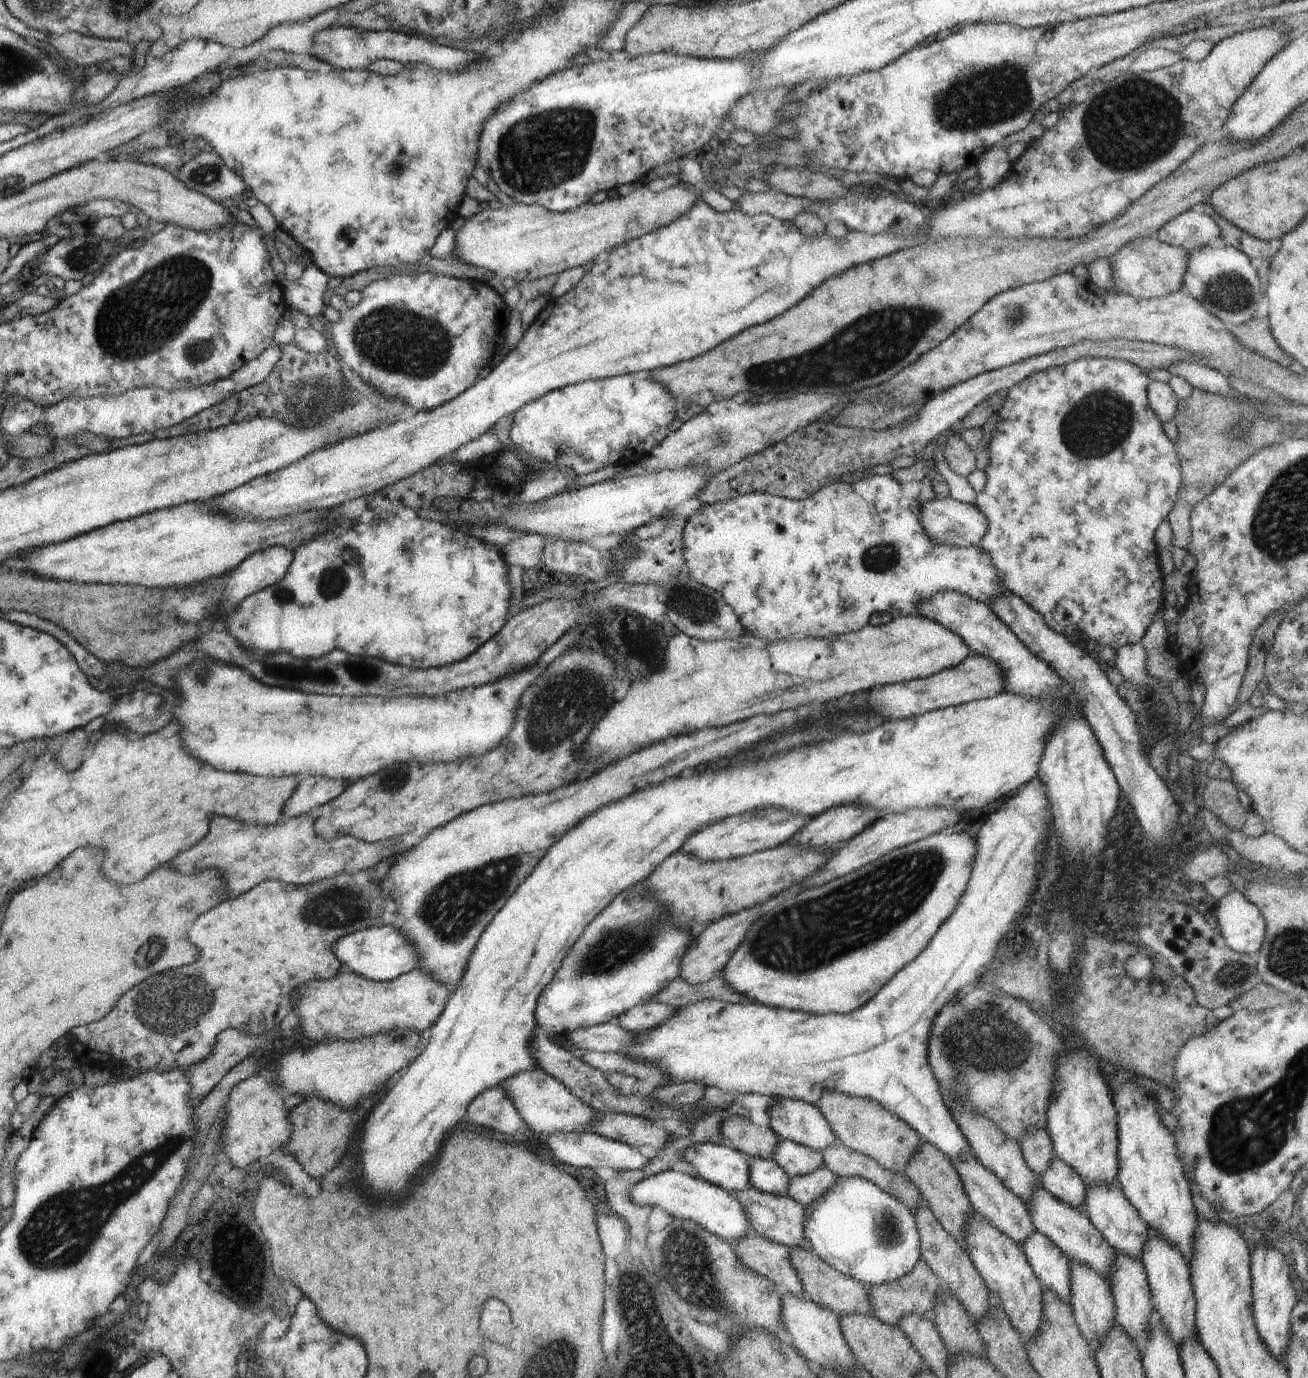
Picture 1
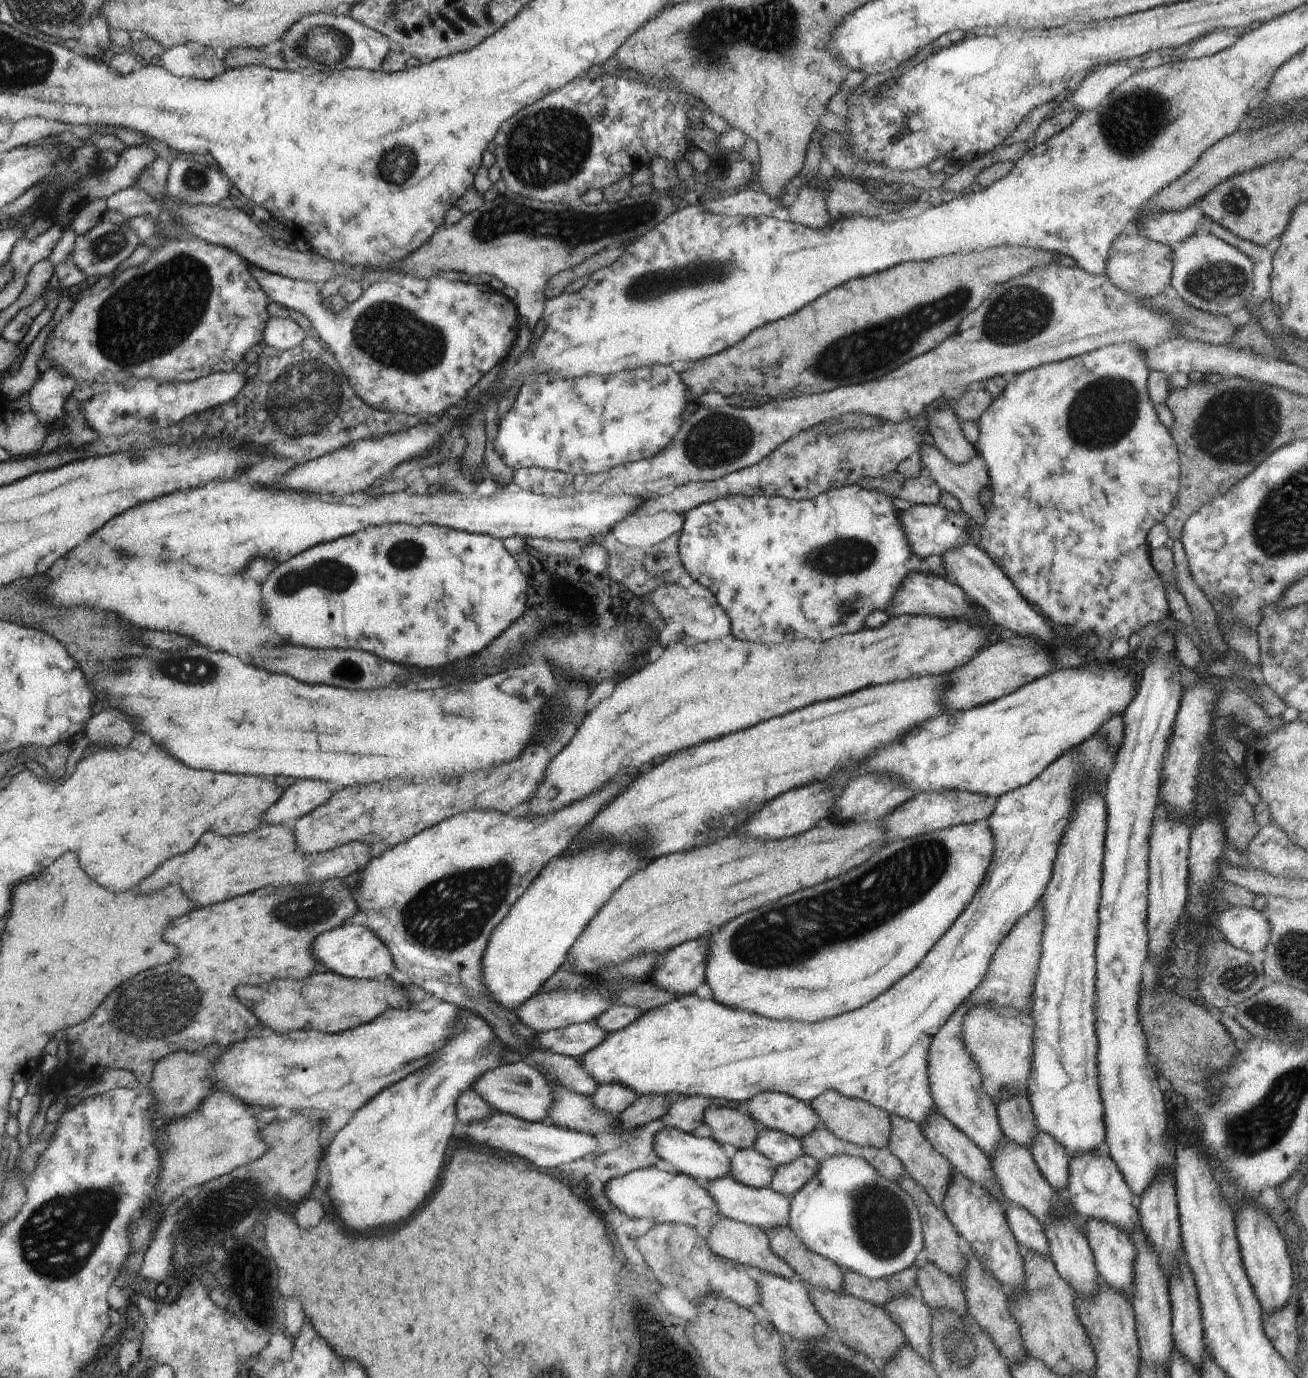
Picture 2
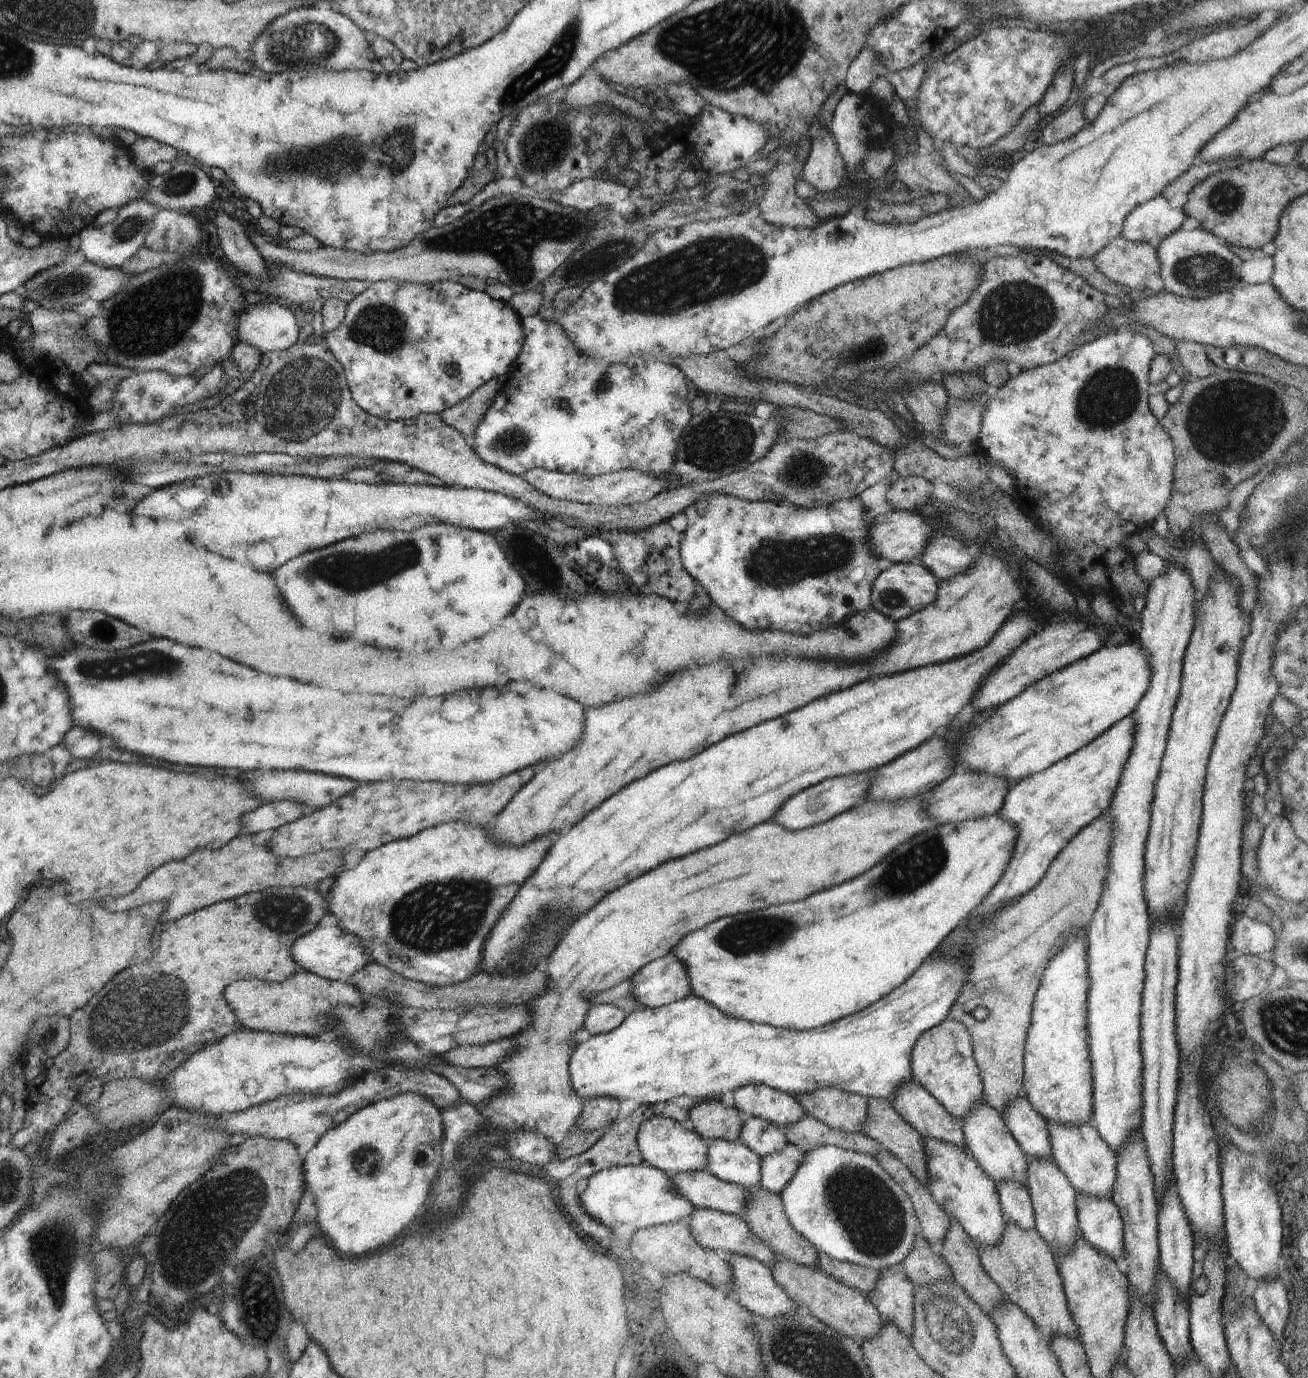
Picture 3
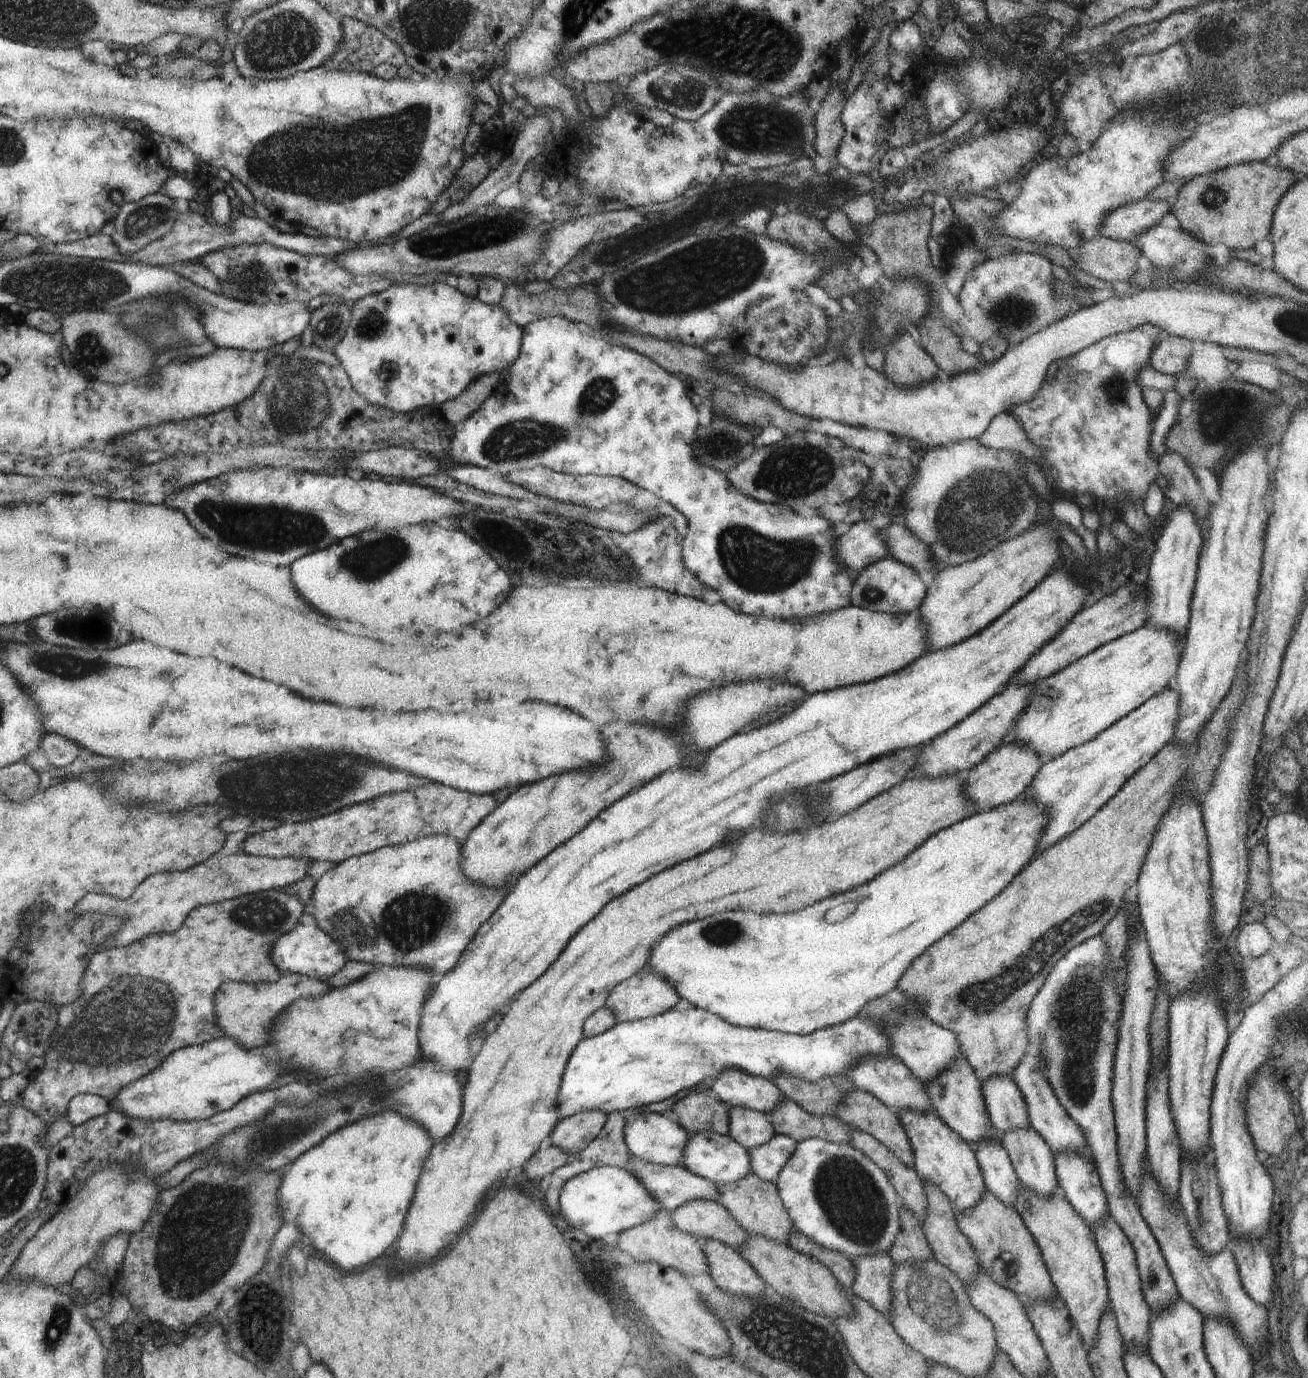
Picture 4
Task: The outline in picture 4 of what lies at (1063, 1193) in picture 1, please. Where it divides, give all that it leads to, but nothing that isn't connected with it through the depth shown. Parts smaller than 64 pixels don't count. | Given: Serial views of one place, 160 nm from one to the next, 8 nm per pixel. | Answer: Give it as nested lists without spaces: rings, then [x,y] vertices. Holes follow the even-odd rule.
[[[991,1076],[981,1082],[981,1091],[991,1124],[1000,1134],[1016,1127],[1031,1127],[1023,1094],[1010,1077]]]

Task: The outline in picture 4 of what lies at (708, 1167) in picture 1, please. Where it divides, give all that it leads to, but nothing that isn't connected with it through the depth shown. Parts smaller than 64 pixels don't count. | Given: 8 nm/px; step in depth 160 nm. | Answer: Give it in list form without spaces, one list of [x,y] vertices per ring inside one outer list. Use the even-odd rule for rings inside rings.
[[[638,1112],[625,1122],[624,1140],[632,1157],[663,1165],[678,1165],[688,1138],[682,1125],[660,1113]]]

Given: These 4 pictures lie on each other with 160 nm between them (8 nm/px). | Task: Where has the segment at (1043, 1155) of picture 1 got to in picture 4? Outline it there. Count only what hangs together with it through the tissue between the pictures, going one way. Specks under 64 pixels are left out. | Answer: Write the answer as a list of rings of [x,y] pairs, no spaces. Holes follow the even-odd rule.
[[[1242,663],[1223,701],[1220,701],[1193,743],[1168,743],[1148,764],[1137,770],[1092,818],[1066,838],[1034,856],[994,900],[969,916],[950,934],[939,938],[904,971],[895,996],[923,1003],[922,1015],[956,1035],[960,1052],[980,1082],[996,1075],[1010,1077],[1020,1059],[1028,1052],[1029,1036],[1025,1018],[1032,999],[1062,956],[1085,940],[1100,935],[1119,913],[1123,900],[1136,887],[1160,819],[1182,794],[1195,799],[1202,810],[1202,802],[1215,781],[1233,721],[1243,704],[1248,685],[1249,678]]]

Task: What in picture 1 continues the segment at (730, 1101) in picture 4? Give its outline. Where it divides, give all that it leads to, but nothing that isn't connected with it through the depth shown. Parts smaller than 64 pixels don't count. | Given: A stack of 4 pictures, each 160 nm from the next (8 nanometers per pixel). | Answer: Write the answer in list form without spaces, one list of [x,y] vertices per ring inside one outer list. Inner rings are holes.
[[[787,1098],[776,1099],[775,1103],[767,1108],[767,1114],[770,1118],[770,1128],[780,1139],[797,1142],[818,1152],[827,1149],[838,1141],[826,1122],[825,1116],[822,1116],[822,1113],[814,1105],[807,1102]]]

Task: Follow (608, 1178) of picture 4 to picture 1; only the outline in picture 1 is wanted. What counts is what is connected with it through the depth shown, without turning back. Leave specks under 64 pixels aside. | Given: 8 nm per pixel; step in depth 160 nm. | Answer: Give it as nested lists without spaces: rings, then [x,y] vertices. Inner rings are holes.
[[[662,1171],[633,1184],[628,1191],[630,1200],[639,1207],[658,1207],[674,1219],[694,1221],[714,1236],[735,1241],[752,1232],[741,1204],[726,1189],[694,1175],[678,1171]]]

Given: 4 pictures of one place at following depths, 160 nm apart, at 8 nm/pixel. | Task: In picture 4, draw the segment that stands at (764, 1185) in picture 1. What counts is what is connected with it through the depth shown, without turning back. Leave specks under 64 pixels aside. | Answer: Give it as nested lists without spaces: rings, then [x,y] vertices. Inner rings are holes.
[[[712,1131],[688,1133],[679,1164],[690,1172],[712,1181],[717,1185],[734,1182],[751,1172],[747,1148],[740,1146],[729,1135],[721,1135]]]

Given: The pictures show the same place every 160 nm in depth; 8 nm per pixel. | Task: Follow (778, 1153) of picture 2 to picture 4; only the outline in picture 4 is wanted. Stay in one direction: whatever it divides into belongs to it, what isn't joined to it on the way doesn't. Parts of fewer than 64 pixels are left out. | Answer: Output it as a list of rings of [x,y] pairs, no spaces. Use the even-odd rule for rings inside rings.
[[[729,1106],[728,1135],[740,1146],[751,1149],[768,1142],[775,1135],[769,1116],[744,1107]]]

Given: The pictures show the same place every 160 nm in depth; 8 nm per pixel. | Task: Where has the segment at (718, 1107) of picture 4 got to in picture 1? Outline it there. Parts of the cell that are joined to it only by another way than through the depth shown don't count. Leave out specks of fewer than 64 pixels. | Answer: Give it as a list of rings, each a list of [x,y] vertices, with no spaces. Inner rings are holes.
[[[735,1115],[721,1122],[722,1136],[730,1141],[732,1148],[753,1157],[770,1159],[776,1143],[780,1140],[770,1127],[761,1127],[749,1118]]]

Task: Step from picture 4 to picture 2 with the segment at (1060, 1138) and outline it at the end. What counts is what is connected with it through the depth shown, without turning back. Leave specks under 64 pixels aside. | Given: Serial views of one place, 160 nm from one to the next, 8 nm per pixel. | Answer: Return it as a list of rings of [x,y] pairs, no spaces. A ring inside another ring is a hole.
[[[1105,1147],[1092,1149],[1079,1155],[1070,1154],[1068,1170],[1067,1195],[1069,1202],[1080,1216],[1112,1223],[1126,1234],[1133,1229],[1134,1225],[1139,1224],[1136,1196]]]

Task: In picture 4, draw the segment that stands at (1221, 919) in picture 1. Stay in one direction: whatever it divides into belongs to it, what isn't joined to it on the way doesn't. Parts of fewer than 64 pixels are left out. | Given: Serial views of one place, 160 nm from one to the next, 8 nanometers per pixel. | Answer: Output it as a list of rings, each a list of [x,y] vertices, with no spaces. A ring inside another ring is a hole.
[[[1264,923],[1246,924],[1236,938],[1236,952],[1243,958],[1260,958],[1268,953],[1273,944],[1273,936]]]

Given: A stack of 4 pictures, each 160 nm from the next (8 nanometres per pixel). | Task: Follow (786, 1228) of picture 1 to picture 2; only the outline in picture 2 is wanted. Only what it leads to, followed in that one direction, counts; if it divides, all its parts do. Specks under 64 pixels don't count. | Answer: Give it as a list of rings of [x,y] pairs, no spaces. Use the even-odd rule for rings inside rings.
[[[730,1175],[702,1182],[702,1186],[717,1204],[719,1214],[726,1218],[757,1226],[765,1231],[788,1224],[790,1198],[774,1192],[770,1187],[763,1189],[747,1187],[734,1180]]]

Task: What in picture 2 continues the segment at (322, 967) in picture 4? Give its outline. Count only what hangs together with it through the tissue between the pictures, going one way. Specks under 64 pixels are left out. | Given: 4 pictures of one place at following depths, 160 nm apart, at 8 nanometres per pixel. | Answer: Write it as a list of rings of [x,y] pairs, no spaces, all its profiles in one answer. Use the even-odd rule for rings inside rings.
[[[340,925],[319,934],[312,944],[312,956],[328,970],[353,979],[374,979],[376,975],[390,976],[397,970],[384,943],[362,925]]]

